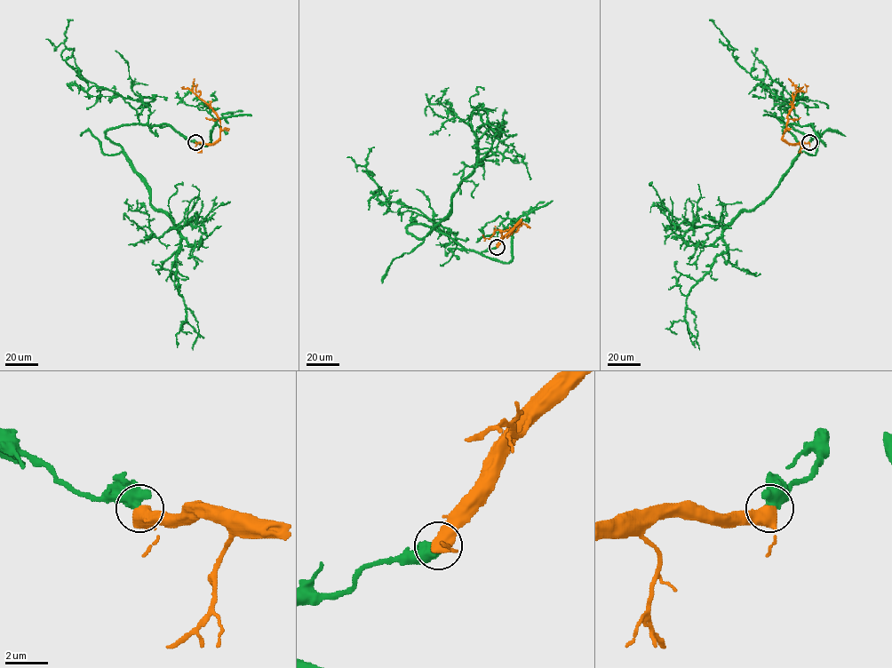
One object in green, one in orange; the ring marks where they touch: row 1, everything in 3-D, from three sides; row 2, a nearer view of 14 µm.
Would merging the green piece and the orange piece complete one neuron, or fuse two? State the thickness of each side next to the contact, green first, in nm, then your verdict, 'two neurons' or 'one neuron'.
calibres 750 and 480 nm; two neurons

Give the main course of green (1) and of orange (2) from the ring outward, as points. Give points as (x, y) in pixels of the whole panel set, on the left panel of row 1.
1: (195, 142), (161, 124), (123, 124), (106, 136), (179, 232), (174, 283), (197, 322), (192, 349)
2: (195, 142), (214, 144), (219, 139), (220, 127), (217, 115), (193, 91), (193, 79)

